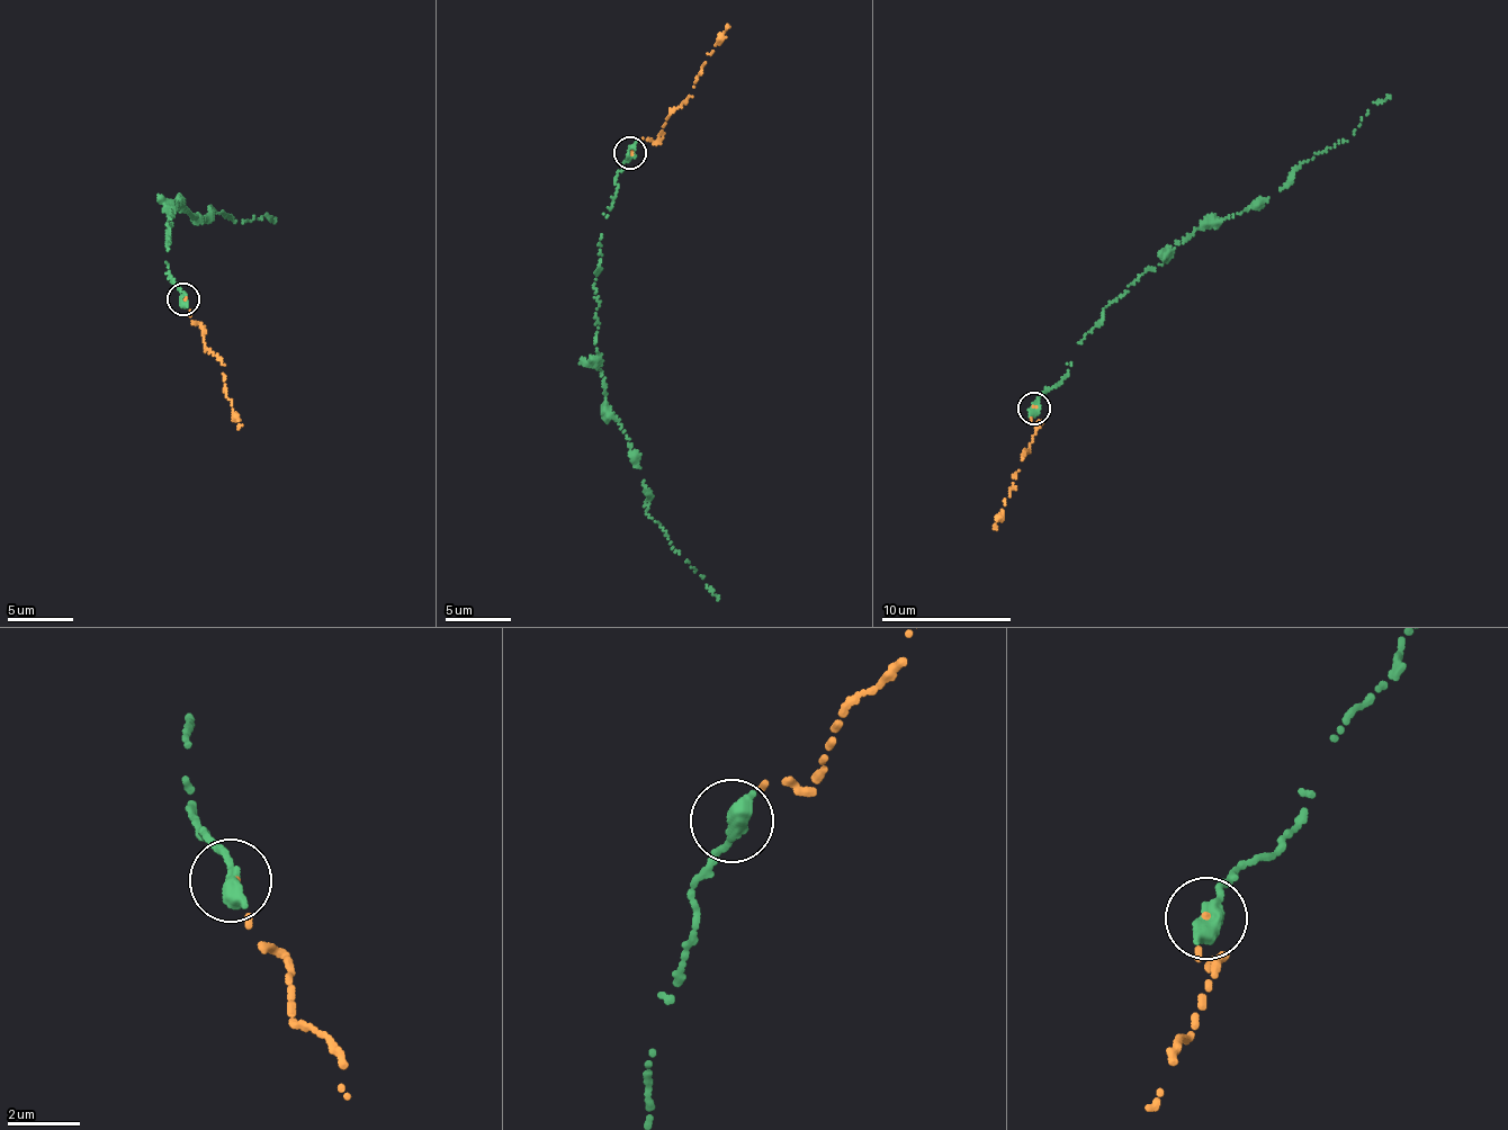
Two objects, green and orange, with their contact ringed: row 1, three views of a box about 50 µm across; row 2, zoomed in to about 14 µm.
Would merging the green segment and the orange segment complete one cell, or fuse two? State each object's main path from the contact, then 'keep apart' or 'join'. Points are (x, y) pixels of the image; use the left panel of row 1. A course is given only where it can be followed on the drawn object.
green via (181, 298), (169, 275), (170, 208), (179, 203), (196, 222), (213, 208), (234, 223), (267, 214), (275, 220) | orange via (185, 299), (190, 316), (202, 329), (205, 351), (222, 361), (232, 418), (242, 426) | join

